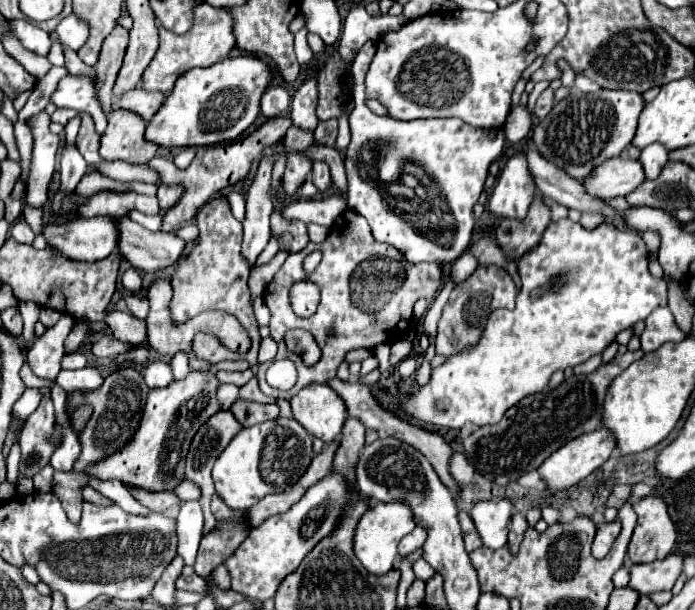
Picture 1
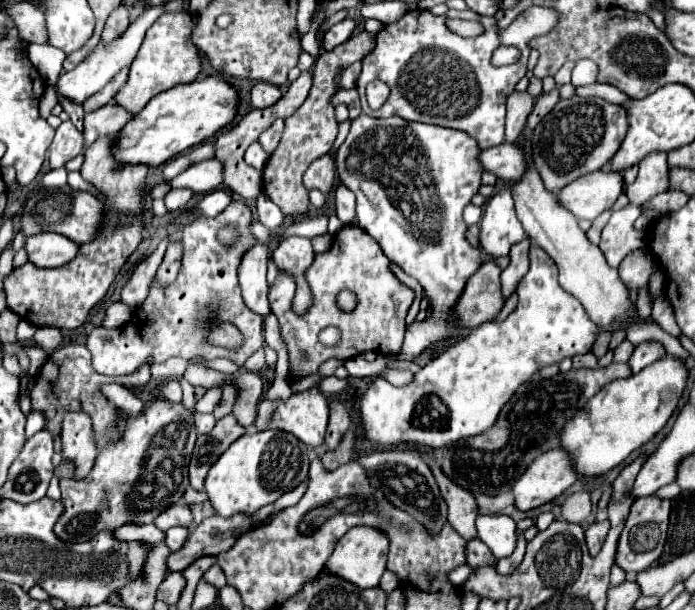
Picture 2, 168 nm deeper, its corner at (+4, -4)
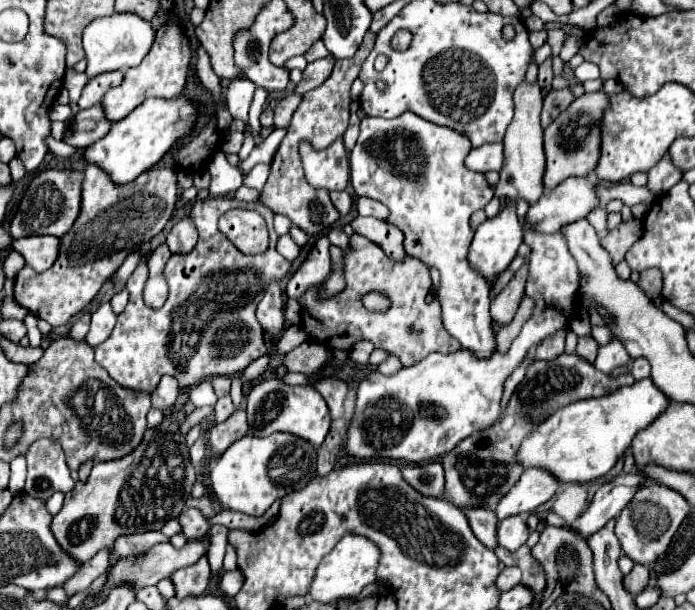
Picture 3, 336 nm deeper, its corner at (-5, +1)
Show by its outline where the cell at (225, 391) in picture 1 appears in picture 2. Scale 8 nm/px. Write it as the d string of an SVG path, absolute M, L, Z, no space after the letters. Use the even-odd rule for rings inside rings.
M194 414L194 428L196 428L196 434L208 434L212 428L214 428L216 420L212 414Z

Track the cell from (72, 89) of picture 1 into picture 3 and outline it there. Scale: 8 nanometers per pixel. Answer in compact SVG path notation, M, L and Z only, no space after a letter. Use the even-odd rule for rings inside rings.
M115 13L109 17L99 17L91 21L83 31L83 49L87 59L87 77L97 77L101 73L109 71L127 71L141 63L141 59L147 55L155 39L155 31L149 21L143 21L141 17L133 13Z

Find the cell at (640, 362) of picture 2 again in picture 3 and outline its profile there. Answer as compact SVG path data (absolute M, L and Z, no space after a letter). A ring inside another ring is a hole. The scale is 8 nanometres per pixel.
M645 357L635 359L633 365L631 365L631 373L633 373L635 379L645 379L645 377L649 377L649 369L651 369L651 365L649 365L649 361L647 361Z

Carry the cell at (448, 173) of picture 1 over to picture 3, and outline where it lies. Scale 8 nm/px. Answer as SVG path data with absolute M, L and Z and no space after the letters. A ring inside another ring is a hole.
M407 111L395 119L381 117L365 117L361 121L359 139L349 155L351 161L351 185L357 195L371 197L383 203L389 209L387 223L395 225L405 235L405 251L409 257L423 261L427 267L437 269L441 275L439 283L439 303L441 303L441 319L443 327L451 337L455 337L461 347L471 349L477 357L489 357L495 351L495 337L491 331L491 315L489 315L489 285L471 269L467 263L467 253L473 241L473 229L469 227L469 217L483 209L493 199L493 187L485 179L483 173L471 171L465 167L465 157L471 151L471 141L463 137L463 133L455 133L455 129L447 129L443 125L433 125Z

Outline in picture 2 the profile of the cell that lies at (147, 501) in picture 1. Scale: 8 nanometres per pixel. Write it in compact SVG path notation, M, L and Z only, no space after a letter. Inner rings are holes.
M170 506L170 510L166 510L166 514L162 514L162 518L158 518L158 522L154 522L160 530L170 530L174 526L184 526L190 528L192 526L192 514L188 506Z

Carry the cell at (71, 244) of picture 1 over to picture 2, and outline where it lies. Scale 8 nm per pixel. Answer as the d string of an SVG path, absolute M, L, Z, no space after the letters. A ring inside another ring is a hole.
M36 234L24 242L24 250L28 252L30 264L38 268L58 268L78 254L78 244L60 234Z

